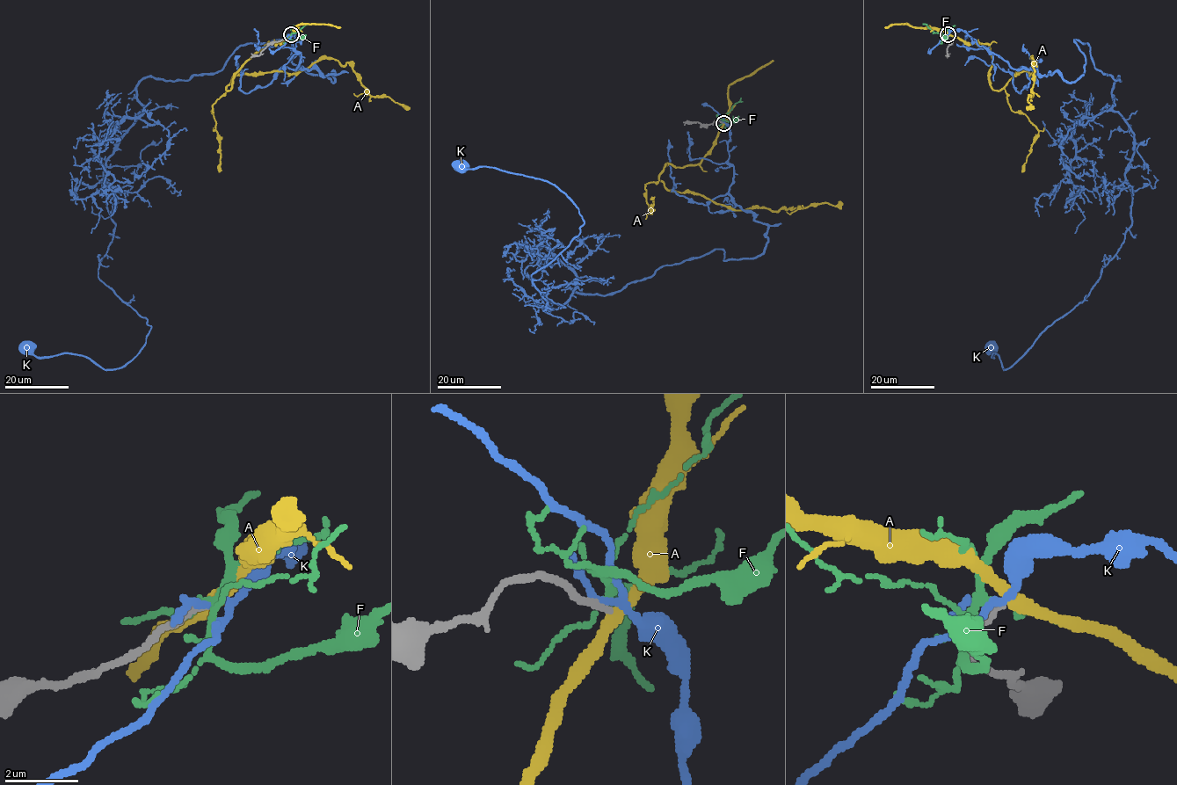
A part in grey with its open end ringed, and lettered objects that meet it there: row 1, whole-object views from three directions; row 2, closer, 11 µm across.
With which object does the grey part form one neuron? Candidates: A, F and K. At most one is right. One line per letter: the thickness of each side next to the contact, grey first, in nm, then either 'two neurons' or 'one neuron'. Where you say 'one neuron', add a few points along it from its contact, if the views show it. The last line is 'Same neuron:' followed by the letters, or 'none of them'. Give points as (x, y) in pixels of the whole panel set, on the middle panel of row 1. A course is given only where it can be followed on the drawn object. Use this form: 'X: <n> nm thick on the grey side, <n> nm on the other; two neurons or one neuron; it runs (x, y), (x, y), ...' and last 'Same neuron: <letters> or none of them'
A: 160 nm thick on the grey side, 340 nm on the other; two neurons
F: 200 nm thick on the grey side, 150 nm on the other; two neurons
K: 200 nm thick on the grey side, 160 nm on the other; two neurons
Same neuron: none of them

